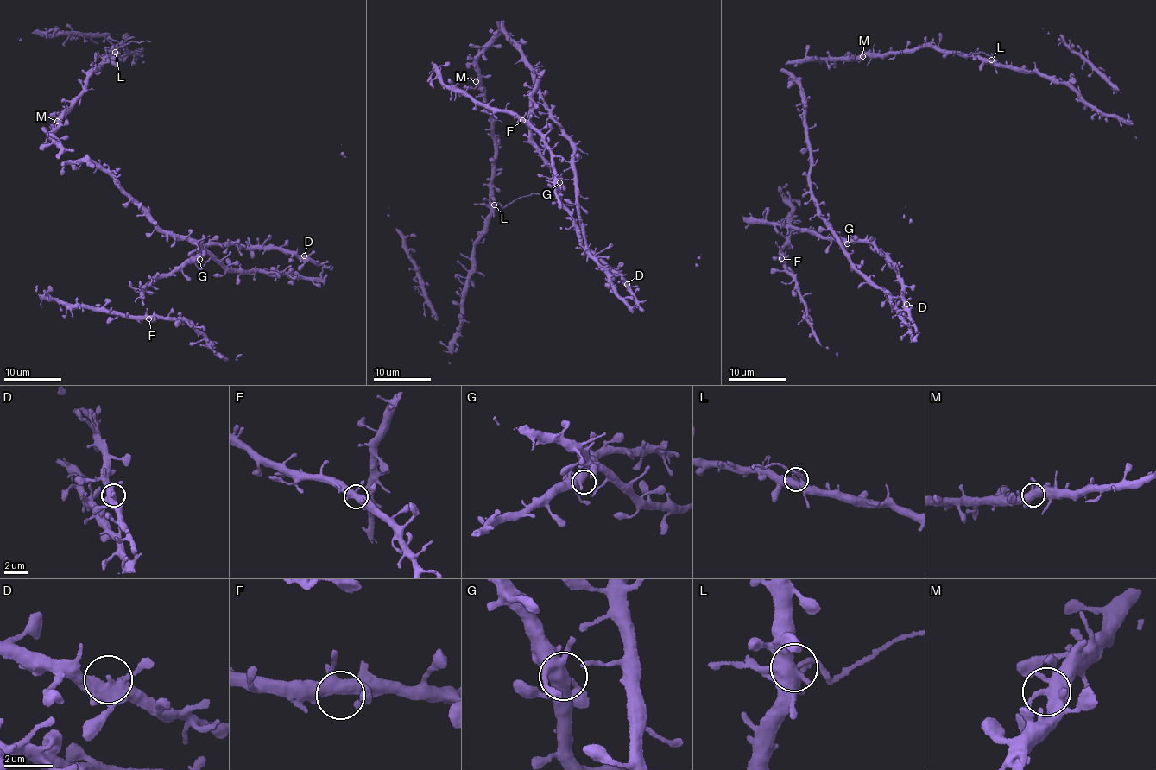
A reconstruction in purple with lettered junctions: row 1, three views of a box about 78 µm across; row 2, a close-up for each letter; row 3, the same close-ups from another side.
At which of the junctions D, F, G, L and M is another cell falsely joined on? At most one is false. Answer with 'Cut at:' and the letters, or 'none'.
Cut at: L

